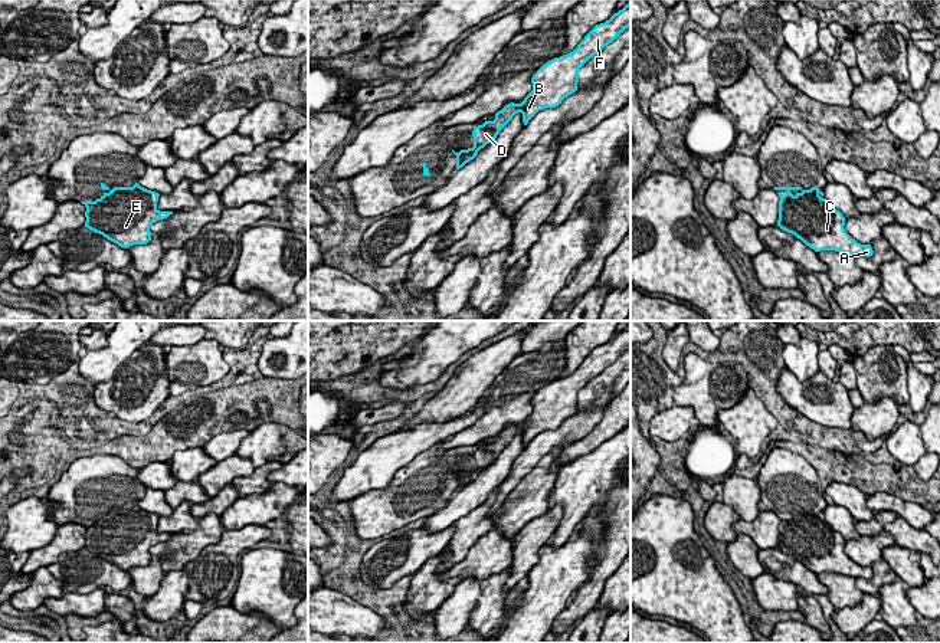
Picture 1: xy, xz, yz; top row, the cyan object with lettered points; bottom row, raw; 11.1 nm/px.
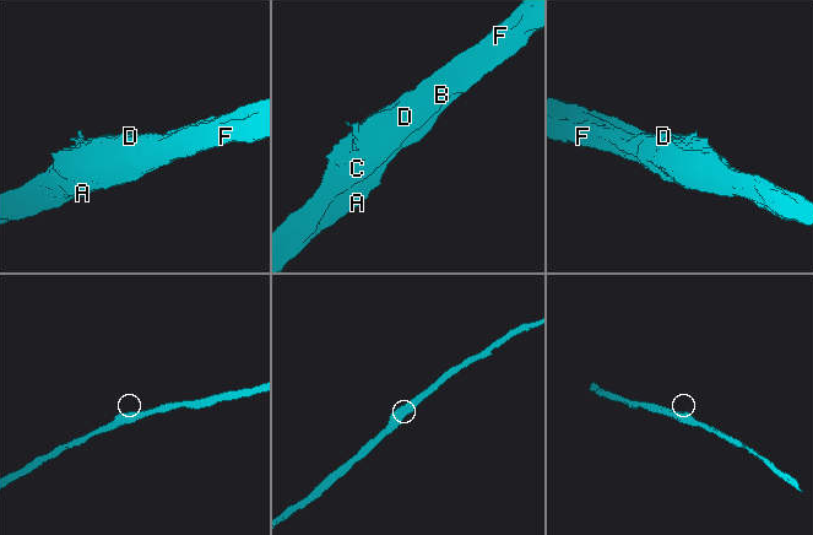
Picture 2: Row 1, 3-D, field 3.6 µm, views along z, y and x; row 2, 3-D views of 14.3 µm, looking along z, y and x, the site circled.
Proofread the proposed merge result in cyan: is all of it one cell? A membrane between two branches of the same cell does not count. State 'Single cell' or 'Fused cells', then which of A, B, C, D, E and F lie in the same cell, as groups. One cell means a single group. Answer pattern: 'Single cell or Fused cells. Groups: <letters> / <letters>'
Single cell. Groups: A B C D E F

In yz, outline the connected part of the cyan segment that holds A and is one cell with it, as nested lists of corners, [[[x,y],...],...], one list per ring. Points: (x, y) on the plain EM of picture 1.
[[[774,509],[777,512],[777,548],[795,557],[815,574],[835,573],[854,578],[872,578],[871,567],[861,567],[844,551],[845,539],[819,518],[819,511]]]

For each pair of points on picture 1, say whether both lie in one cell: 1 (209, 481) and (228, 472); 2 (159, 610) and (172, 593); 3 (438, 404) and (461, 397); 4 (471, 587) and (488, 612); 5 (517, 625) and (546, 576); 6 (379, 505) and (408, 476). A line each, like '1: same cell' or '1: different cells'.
1: same cell
2: same cell
3: same cell
4: different cells
5: same cell
6: same cell

